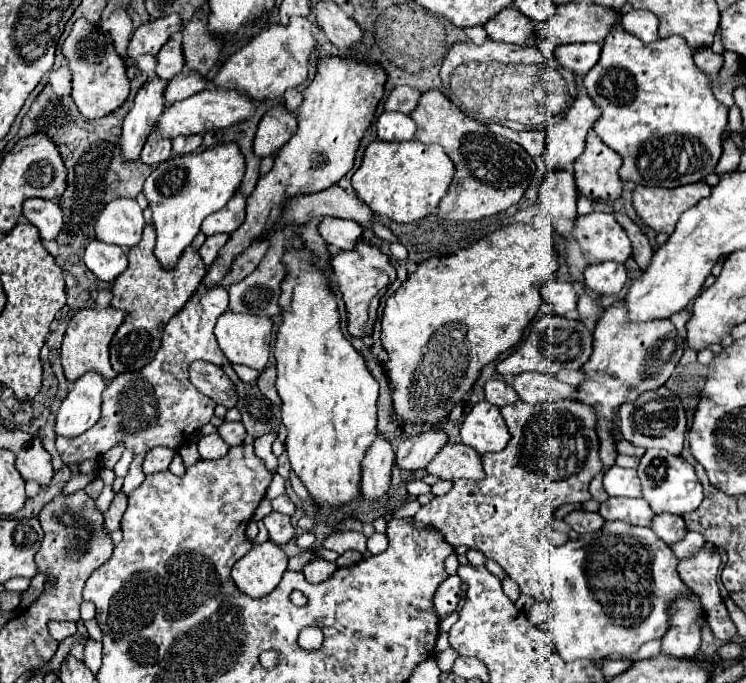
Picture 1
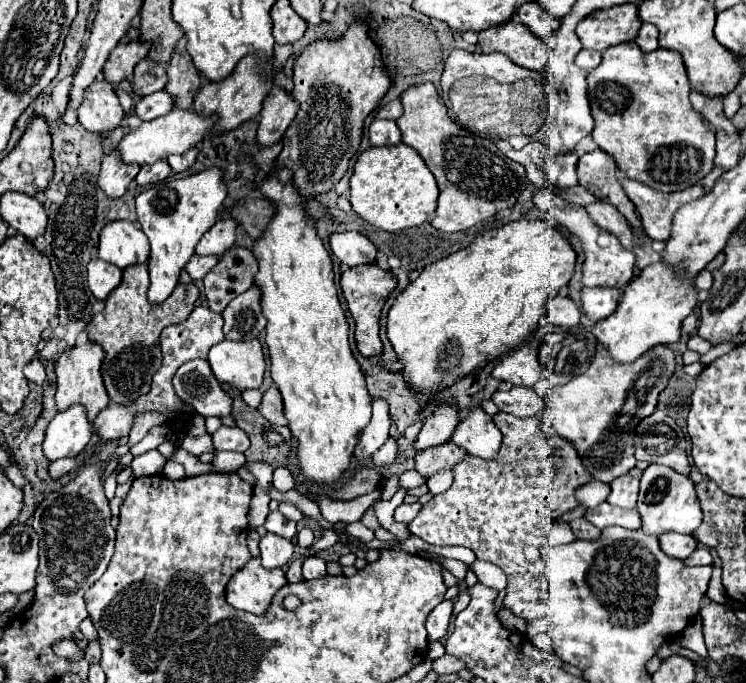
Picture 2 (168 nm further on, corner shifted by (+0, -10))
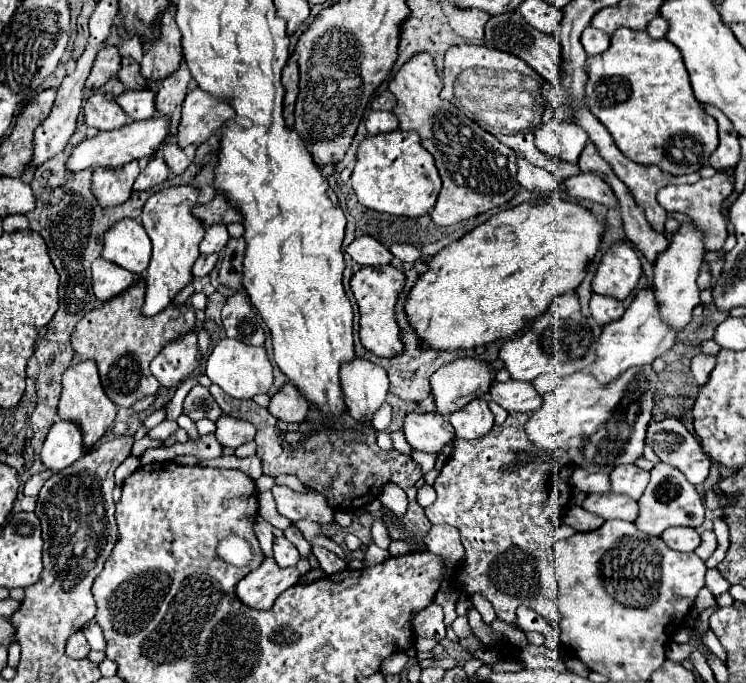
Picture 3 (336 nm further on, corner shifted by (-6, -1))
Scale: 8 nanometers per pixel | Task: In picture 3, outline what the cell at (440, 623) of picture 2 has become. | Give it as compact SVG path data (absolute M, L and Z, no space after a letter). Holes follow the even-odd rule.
M430 603L428 607L416 611L412 615L412 629L416 637L432 637L436 641L442 641L446 635L442 607L436 603Z

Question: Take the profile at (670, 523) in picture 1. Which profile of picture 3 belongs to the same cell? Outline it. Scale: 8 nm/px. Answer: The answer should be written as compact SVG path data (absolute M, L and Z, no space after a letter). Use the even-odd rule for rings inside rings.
M670 527L660 535L664 543L674 549L674 551L694 551L700 545L700 535L696 529L686 529L686 527Z

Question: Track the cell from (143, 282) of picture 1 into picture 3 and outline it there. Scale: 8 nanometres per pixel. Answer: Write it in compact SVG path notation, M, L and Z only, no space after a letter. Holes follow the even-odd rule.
M144 281L136 283L132 291L124 291L120 299L110 299L100 309L86 313L72 333L72 349L76 361L92 359L98 365L102 389L116 403L116 407L130 407L140 397L152 395L160 389L160 383L150 373L150 361L164 349L166 343L188 333L196 325L194 309L186 303L182 307L170 305L156 317L144 317L140 307L144 303Z

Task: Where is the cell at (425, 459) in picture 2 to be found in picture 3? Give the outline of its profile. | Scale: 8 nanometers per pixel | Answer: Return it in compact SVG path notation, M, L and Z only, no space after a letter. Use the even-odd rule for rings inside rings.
M412 411L402 417L406 441L420 451L440 453L442 447L452 441L452 425L440 413L422 413Z

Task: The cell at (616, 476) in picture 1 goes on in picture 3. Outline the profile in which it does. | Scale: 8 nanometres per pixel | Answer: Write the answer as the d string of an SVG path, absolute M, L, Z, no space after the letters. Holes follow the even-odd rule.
M618 465L610 473L610 491L630 495L632 499L640 499L644 487L648 485L648 479L650 473L636 465Z

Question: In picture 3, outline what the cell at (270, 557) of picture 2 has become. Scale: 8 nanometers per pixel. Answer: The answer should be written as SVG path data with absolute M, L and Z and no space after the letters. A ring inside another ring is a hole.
M276 537L274 539L274 559L278 567L296 567L296 563L300 561L300 553L286 537Z

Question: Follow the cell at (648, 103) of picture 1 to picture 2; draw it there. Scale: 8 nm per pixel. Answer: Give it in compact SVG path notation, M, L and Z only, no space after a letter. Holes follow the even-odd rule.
M622 42L604 50L602 62L588 74L588 100L596 128L592 130L594 142L608 152L622 174L642 182L660 192L676 192L700 184L714 168L716 142L714 128L690 104L690 80L686 76L684 60L674 50L658 48L650 54L642 52L636 42Z

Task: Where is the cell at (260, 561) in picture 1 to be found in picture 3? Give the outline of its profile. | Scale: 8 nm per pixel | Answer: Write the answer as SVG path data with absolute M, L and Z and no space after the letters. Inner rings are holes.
M270 557L270 559L264 559L258 569L250 571L244 579L238 581L236 597L252 609L268 611L272 609L280 593L296 585L298 577L300 573L296 567L280 569L276 561Z

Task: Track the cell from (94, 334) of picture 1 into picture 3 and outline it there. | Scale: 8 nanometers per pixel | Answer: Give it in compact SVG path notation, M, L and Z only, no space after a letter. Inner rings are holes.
M92 361L70 363L70 367L66 369L64 379L62 379L58 419L68 419L68 421L72 421L80 427L82 441L84 441L86 449L94 447L98 443L98 439L112 427L116 411L118 409L108 399L108 395L104 395L104 389L100 387L100 377L98 377L98 371L96 371L96 363L92 363Z

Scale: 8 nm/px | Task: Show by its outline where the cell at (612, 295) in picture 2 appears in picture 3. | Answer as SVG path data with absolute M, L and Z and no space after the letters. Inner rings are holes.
M592 295L590 301L590 311L594 321L604 327L612 321L618 321L624 315L624 303L620 303L618 299L604 299L604 295Z

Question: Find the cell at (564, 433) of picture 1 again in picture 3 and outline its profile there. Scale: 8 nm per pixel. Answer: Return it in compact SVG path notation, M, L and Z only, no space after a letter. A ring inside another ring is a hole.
M508 413L508 419L506 419L502 425L492 427L492 429L490 429L486 435L482 435L482 437L478 437L478 439L470 439L470 441L466 441L466 439L456 439L454 453L452 453L450 461L446 461L446 467L442 467L442 471L440 471L440 475L438 475L436 483L434 483L434 489L436 489L436 493L438 493L438 499L436 499L430 507L426 507L426 517L430 519L430 523L450 523L450 525L454 525L454 527L460 531L460 541L462 541L462 545L464 545L464 551L466 551L466 553L464 553L464 561L462 561L462 565L460 565L460 567L458 567L458 571L454 571L454 575L452 575L452 583L454 583L454 587L456 587L458 591L468 593L470 597L472 597L474 593L484 595L484 597L492 603L492 607L494 607L494 611L496 611L496 617L498 617L500 621L508 623L508 625L514 625L516 629L518 629L518 625L516 625L516 613L514 613L514 609L516 609L516 607L520 607L520 605L530 607L532 611L536 611L538 615L542 615L542 617L544 617L551 626L560 628L560 611L558 611L560 581L558 581L558 567L556 567L556 565L554 565L554 561L552 561L554 545L556 545L558 541L562 541L562 539L572 537L574 533L581 532L572 530L566 524L559 524L561 527L559 525L555 526L556 519L559 519L560 522L560 514L563 511L563 507L559 502L560 492L557 491L558 489L553 483L561 480L558 475L570 475L574 470L574 464L570 459L568 459L566 451L558 449L558 451L553 452L555 459L549 463L524 463L522 467L512 467L514 471L506 471L506 469L504 469L506 465L510 465L510 463L516 463L516 461L518 461L514 453L516 453L516 451L520 451L520 449L544 453L544 451L540 451L540 449L534 449L534 447L528 443L528 437L524 435L524 423L528 421L528 417L530 417L528 413Z

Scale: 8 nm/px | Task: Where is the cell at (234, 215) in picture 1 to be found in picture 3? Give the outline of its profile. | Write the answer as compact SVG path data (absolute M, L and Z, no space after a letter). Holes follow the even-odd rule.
M212 225L206 229L206 235L200 243L200 253L202 255L210 255L210 253L218 253L222 251L222 247L226 245L228 241L228 231L226 231L226 225Z

